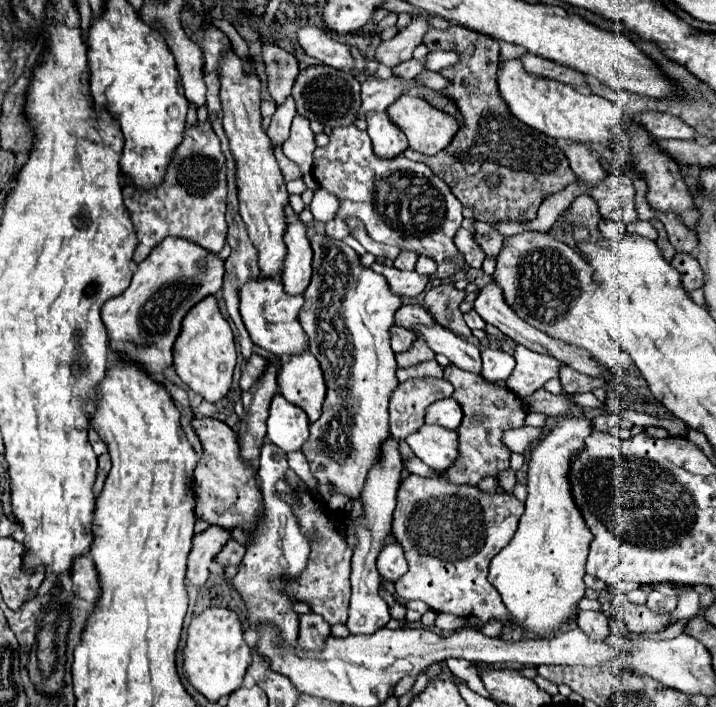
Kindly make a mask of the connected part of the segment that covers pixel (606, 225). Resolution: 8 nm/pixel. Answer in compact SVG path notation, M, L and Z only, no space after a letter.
M602 220L602 222L598 224L598 228L600 228L602 236L604 236L606 240L610 240L610 244L612 244L612 246L614 246L614 244L618 244L618 242L622 240L622 236L626 234L626 226L624 226L624 224L620 224L620 222Z

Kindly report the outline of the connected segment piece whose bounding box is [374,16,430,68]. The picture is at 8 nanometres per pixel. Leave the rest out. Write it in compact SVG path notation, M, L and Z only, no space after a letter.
M418 16L412 20L412 24L408 28L404 28L402 32L398 32L392 40L382 42L376 48L374 60L378 64L384 64L388 68L398 66L400 62L406 62L412 58L412 50L422 42L424 32L430 28L428 26L428 16Z

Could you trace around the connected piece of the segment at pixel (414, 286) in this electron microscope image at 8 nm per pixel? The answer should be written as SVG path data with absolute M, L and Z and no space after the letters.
M378 262L372 266L372 270L378 272L378 274L382 274L388 280L392 292L396 292L398 296L412 298L412 296L422 294L424 288L428 286L428 276L420 276L414 270L412 272L398 270L394 266L384 266L384 264L378 264Z

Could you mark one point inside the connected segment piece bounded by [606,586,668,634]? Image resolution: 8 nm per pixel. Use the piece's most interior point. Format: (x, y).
(639, 619)

